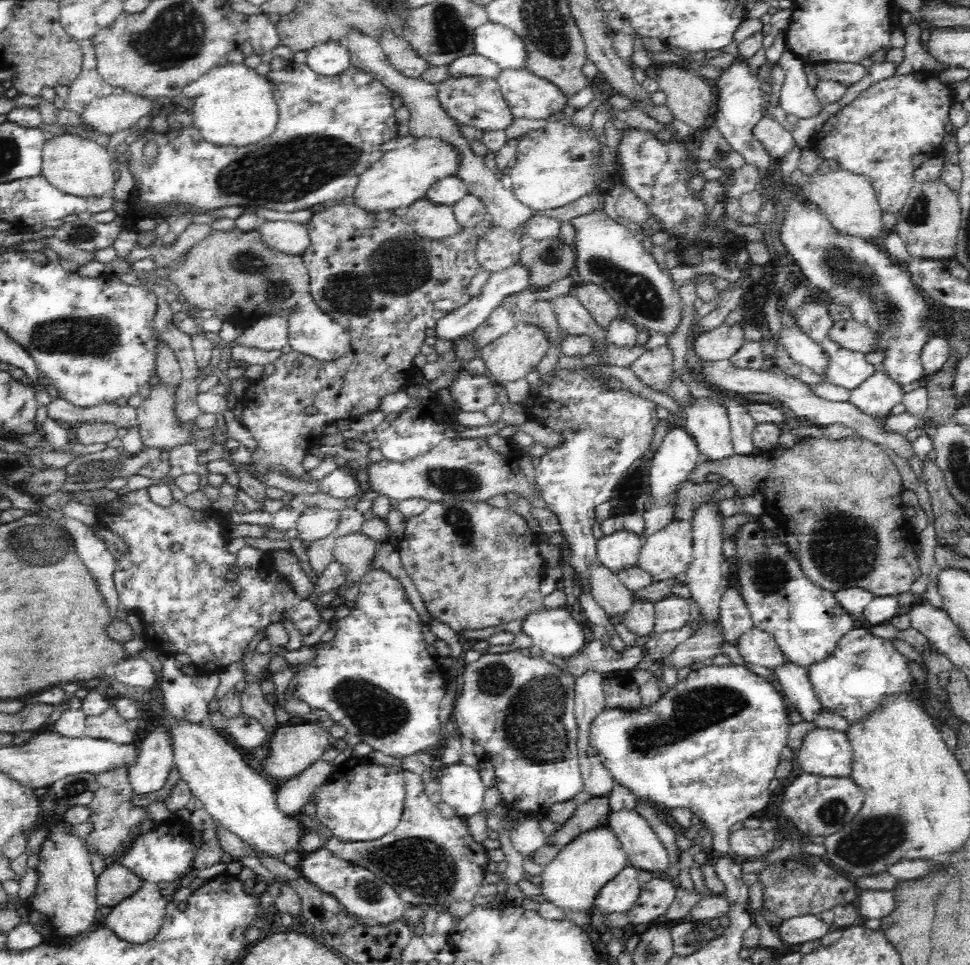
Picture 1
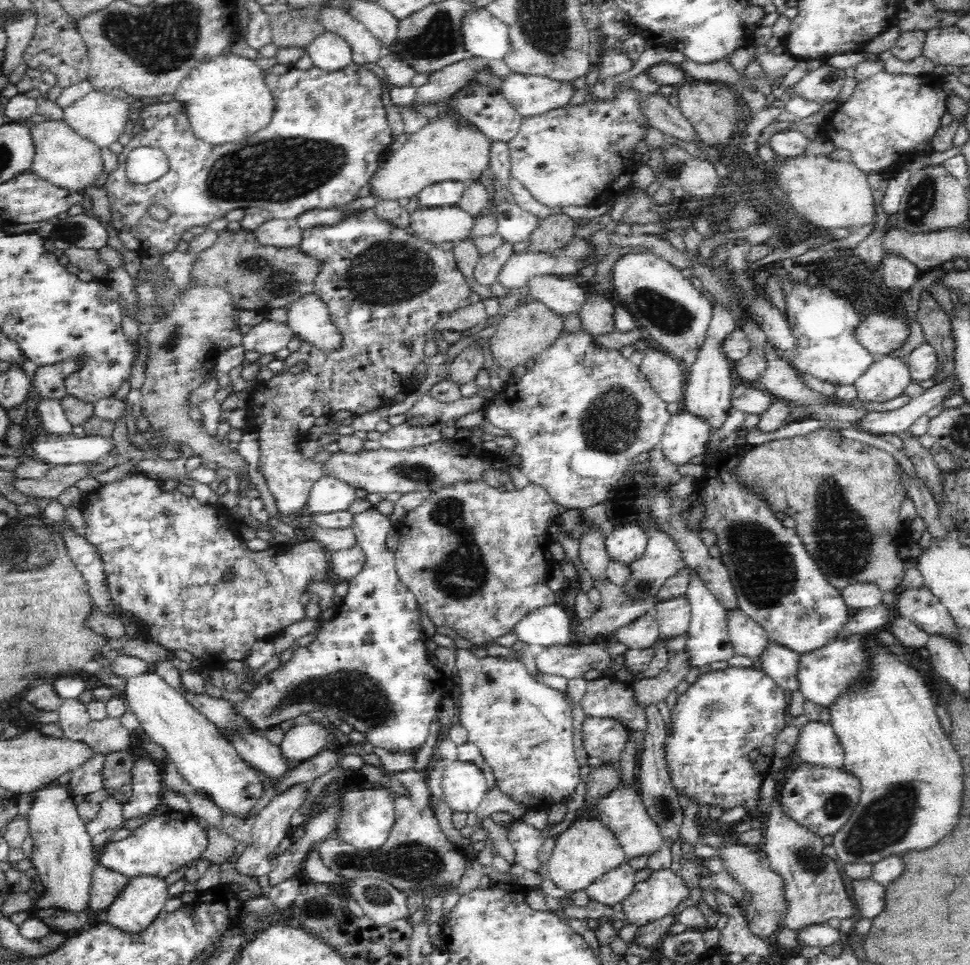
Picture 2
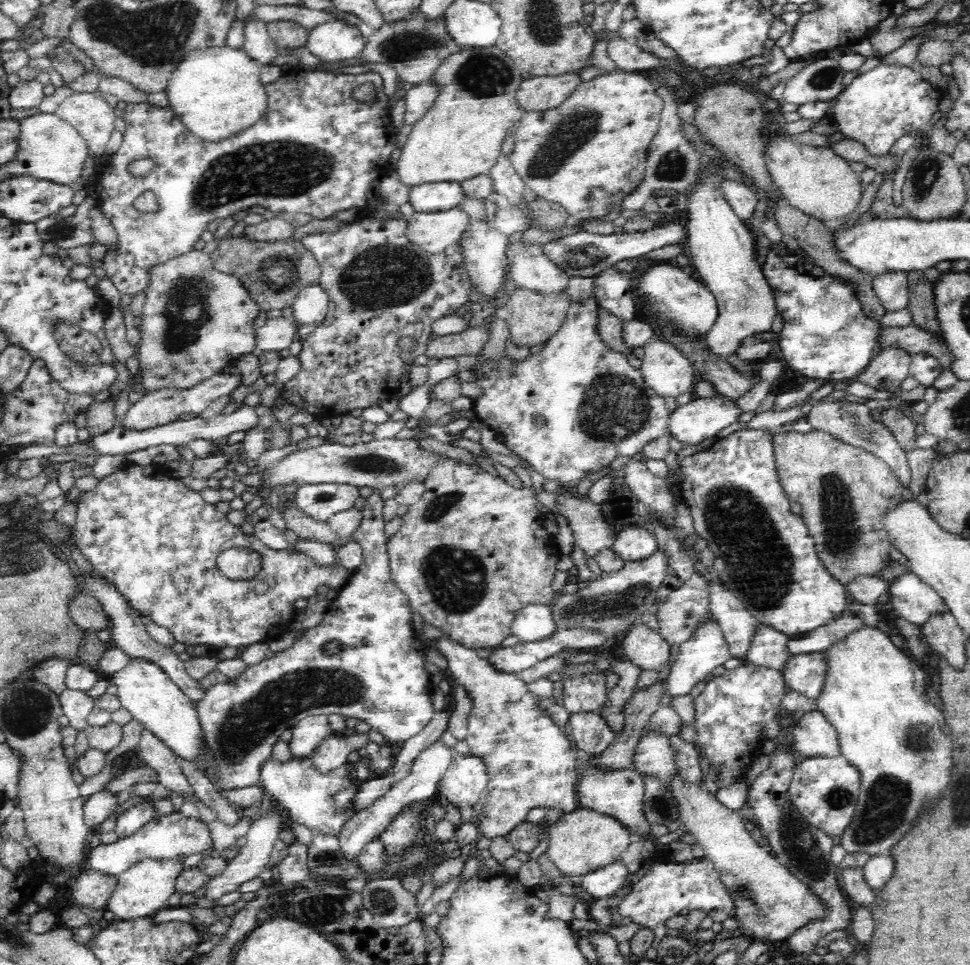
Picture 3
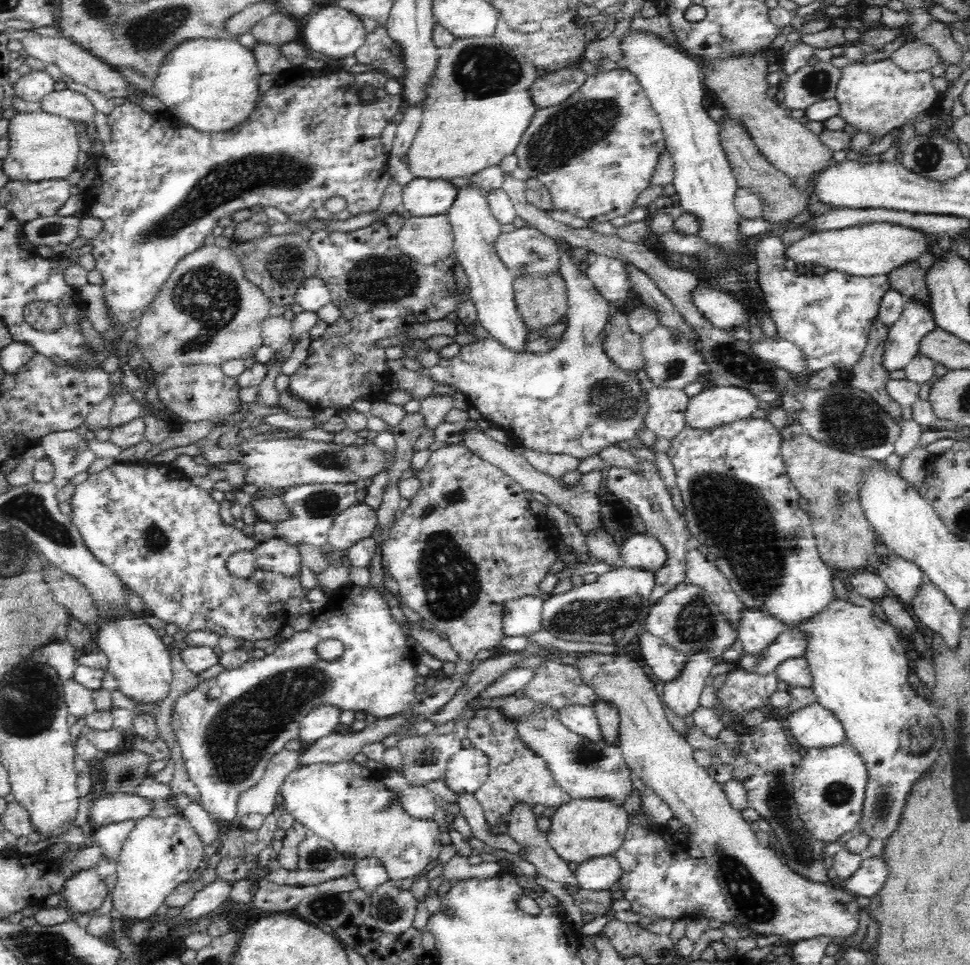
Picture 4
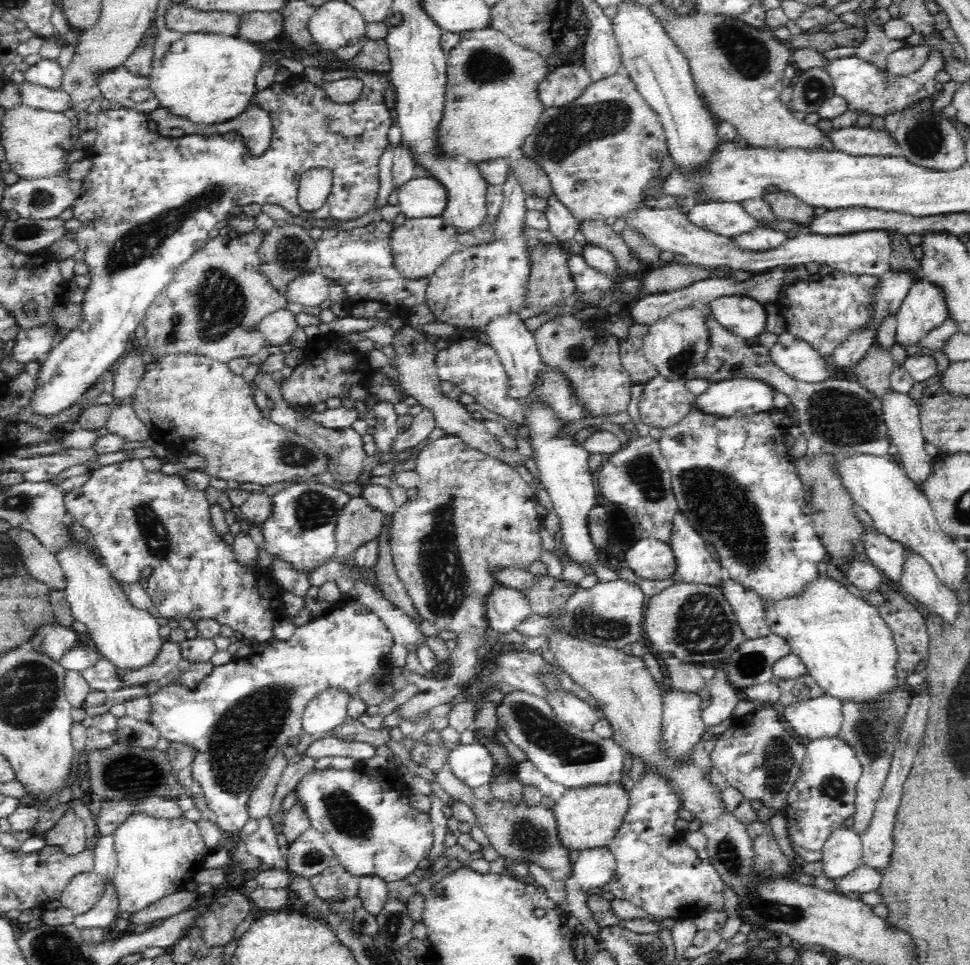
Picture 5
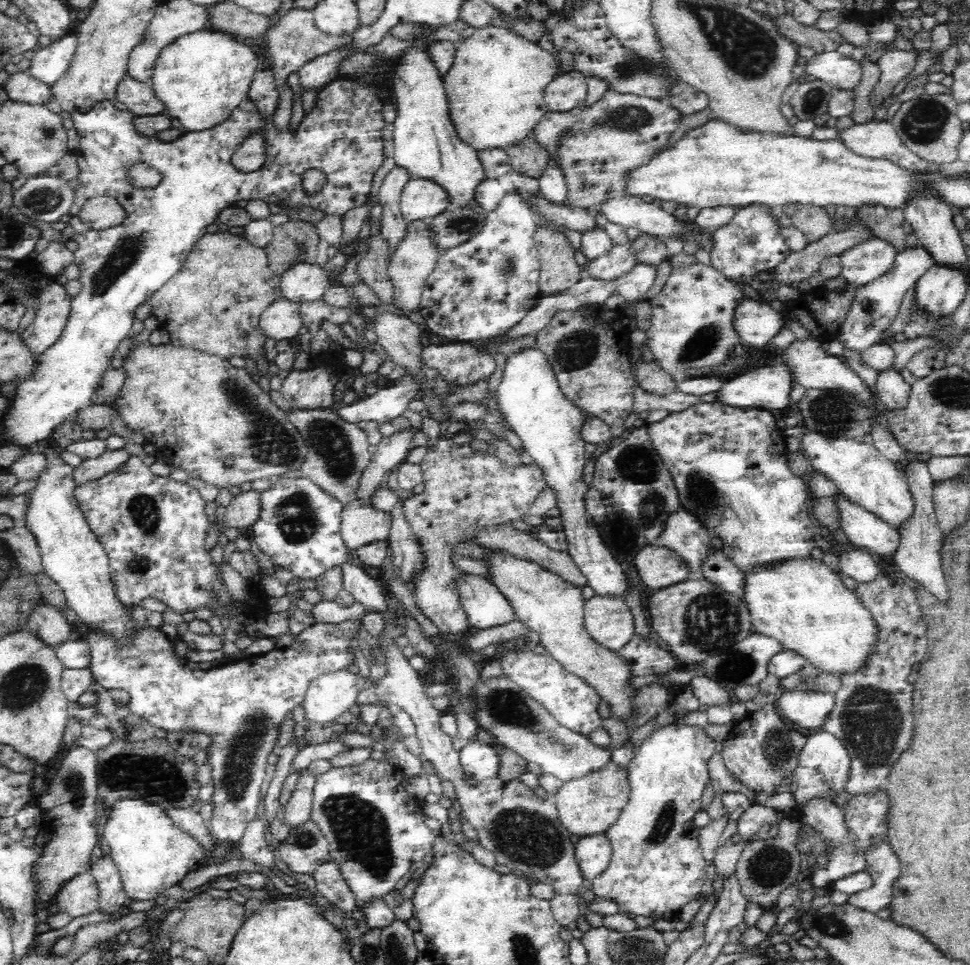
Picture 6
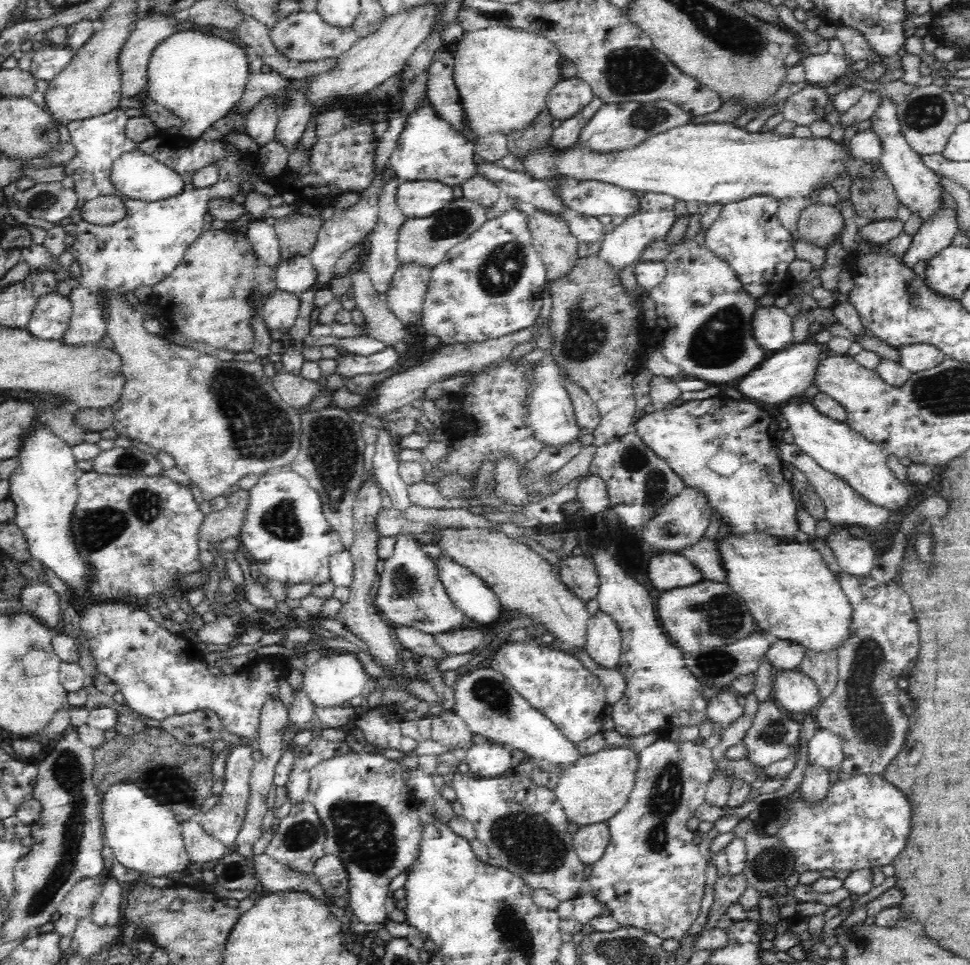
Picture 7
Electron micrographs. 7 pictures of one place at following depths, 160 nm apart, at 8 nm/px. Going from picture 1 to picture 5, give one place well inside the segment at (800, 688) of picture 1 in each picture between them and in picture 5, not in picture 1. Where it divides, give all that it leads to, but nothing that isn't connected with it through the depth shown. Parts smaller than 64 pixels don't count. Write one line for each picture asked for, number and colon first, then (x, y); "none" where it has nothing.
2: (780, 662)
3: (768, 645)
4: (757, 629)
5: (747, 605)

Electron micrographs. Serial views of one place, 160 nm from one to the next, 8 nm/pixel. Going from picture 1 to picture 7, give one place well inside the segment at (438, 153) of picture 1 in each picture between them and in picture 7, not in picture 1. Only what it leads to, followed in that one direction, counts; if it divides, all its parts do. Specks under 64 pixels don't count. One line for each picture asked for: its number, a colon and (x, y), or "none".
2: (449, 147)
3: (476, 110)
4: (479, 106)
5: (492, 105)
6: (496, 87)
7: (504, 74)

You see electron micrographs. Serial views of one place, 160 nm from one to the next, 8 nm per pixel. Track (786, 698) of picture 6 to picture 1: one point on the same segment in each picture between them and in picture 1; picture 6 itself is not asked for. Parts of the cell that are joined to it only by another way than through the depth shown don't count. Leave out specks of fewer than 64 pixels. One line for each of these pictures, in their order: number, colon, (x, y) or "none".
1: (827, 752)
2: (817, 744)
3: (814, 735)
4: (812, 725)
5: (813, 717)

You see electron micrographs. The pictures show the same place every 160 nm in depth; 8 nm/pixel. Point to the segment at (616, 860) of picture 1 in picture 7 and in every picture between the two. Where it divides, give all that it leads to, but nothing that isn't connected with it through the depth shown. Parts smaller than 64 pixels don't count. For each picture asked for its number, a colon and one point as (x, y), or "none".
2: (587, 849)
3: (581, 840)
4: (585, 827)
5: (589, 815)
6: (590, 803)
7: (594, 787)

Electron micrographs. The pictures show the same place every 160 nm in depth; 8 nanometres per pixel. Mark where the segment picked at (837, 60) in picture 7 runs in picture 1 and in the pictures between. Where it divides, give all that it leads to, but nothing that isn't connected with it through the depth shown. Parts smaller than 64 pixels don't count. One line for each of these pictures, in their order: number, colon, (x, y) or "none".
1: (887, 131)
2: (888, 115)
3: (878, 107)
4: (877, 98)
5: (868, 90)
6: (831, 67)

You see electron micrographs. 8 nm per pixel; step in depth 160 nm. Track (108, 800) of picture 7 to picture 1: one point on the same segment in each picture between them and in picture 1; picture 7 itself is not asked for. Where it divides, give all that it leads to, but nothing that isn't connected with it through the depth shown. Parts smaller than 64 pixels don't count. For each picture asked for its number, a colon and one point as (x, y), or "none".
1: (137, 918)
2: (141, 899)
3: (141, 891)
4: (160, 853)
5: (155, 857)
6: (152, 854)

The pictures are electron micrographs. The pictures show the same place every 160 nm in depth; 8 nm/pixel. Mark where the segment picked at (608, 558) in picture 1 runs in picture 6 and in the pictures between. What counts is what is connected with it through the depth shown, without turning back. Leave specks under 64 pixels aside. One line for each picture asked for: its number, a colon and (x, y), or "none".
2: (627, 543)
3: (634, 544)
4: (646, 553)
5: (652, 559)
6: (660, 568)

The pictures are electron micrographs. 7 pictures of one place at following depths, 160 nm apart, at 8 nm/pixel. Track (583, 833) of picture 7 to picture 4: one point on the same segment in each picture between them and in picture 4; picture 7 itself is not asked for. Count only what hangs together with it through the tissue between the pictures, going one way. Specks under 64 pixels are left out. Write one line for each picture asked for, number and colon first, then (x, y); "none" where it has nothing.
4: (598, 873)
5: (594, 866)
6: (593, 851)

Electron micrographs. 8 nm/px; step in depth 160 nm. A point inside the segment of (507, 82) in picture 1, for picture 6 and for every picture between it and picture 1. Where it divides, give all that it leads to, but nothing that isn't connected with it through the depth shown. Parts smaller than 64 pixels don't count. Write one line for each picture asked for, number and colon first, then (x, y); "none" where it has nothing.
2: (529, 95)
3: (537, 94)
4: (554, 87)
5: (566, 83)
6: (568, 91)

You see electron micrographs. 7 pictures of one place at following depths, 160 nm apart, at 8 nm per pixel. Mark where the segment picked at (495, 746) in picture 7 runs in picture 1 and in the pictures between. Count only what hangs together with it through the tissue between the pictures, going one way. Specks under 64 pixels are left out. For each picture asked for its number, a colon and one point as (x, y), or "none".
1: (462, 788)
2: (464, 786)
3: (466, 777)
4: (467, 769)
5: (473, 764)
6: (481, 761)

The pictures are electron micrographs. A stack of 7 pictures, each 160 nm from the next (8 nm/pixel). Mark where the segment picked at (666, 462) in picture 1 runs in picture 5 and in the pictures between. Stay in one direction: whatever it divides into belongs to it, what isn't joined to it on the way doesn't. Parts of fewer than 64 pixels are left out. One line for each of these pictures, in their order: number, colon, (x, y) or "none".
2: (686, 434)
3: (697, 422)
4: (718, 404)
5: (745, 394)

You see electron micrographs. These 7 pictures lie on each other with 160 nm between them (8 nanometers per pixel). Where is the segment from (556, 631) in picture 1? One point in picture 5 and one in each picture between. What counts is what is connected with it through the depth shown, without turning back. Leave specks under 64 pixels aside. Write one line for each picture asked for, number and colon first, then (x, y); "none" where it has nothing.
2: (550, 625)
3: (533, 622)
4: (521, 616)
5: (504, 608)

